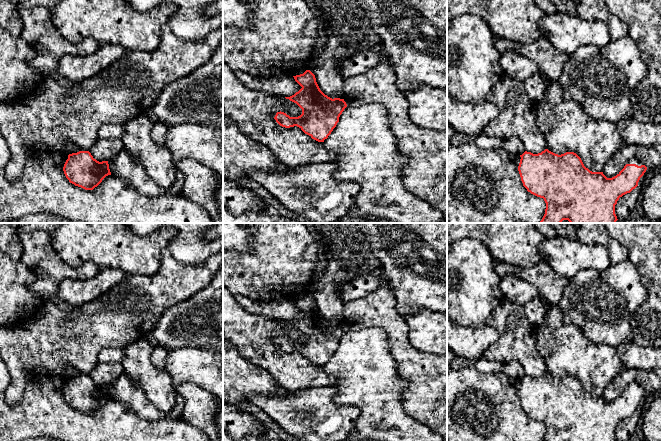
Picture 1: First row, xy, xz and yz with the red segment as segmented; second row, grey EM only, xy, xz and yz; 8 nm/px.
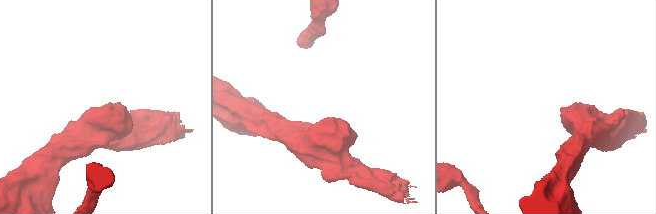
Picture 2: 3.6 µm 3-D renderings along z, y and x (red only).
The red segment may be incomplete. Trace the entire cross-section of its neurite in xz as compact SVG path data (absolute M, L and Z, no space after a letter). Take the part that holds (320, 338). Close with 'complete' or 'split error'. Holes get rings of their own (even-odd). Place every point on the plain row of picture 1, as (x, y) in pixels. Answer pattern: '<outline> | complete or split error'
M310 294L293 301L302 312L285 322L296 327L302 333L302 338L290 341L280 335L276 337L274 343L282 351L297 350L312 363L324 366L336 351L347 328L344 323L332 323L325 319Z | complete

